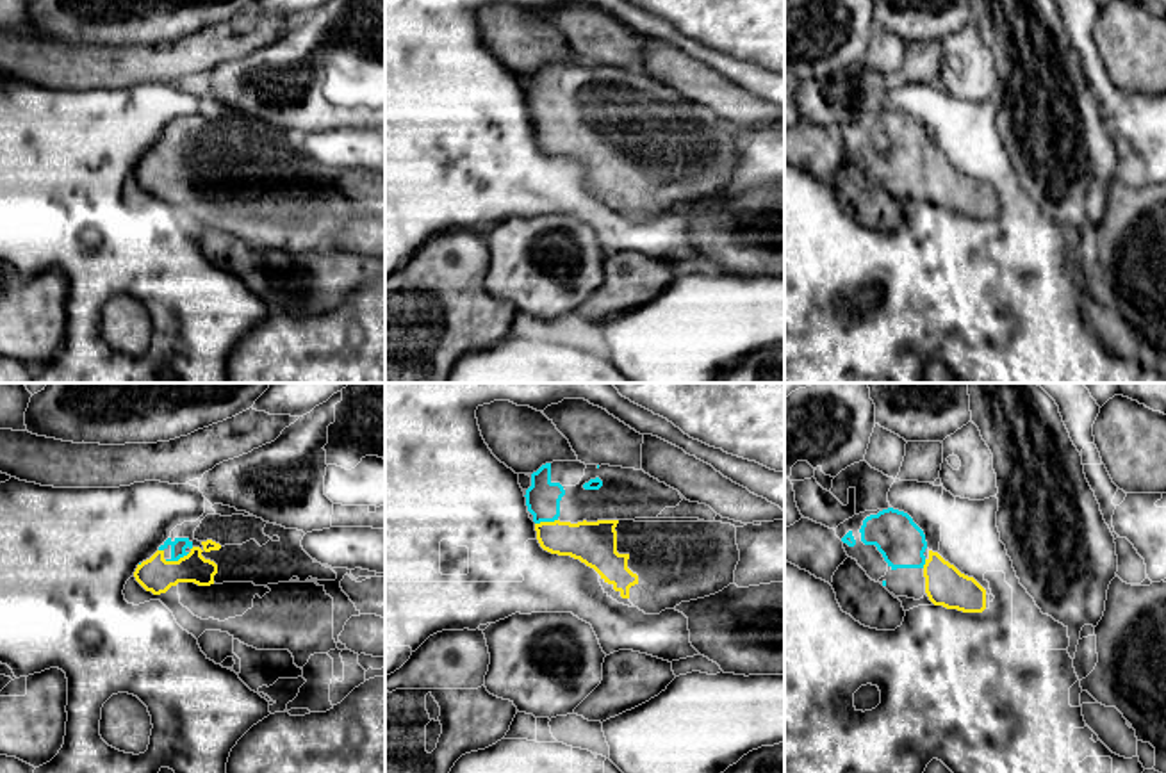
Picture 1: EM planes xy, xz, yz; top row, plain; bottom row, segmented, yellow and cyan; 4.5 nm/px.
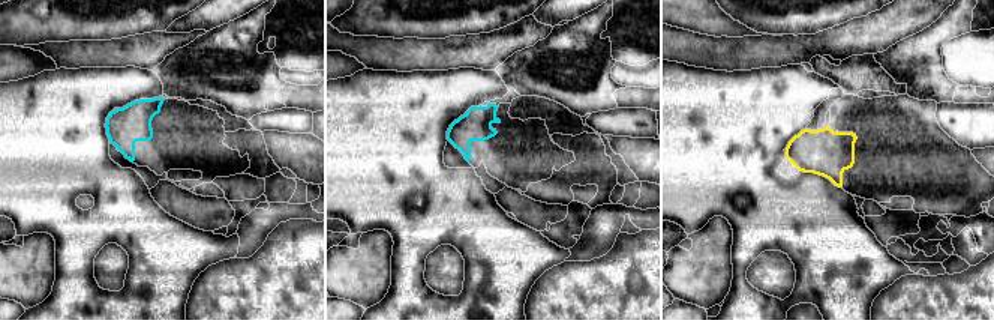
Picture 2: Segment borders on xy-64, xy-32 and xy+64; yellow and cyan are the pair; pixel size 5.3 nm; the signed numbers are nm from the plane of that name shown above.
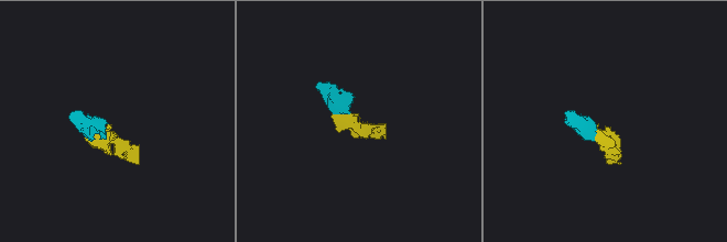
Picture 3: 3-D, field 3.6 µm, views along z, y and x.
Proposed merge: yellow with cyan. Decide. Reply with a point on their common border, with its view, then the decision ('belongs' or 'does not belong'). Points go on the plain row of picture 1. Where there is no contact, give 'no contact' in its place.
xy (179, 161) | belongs

